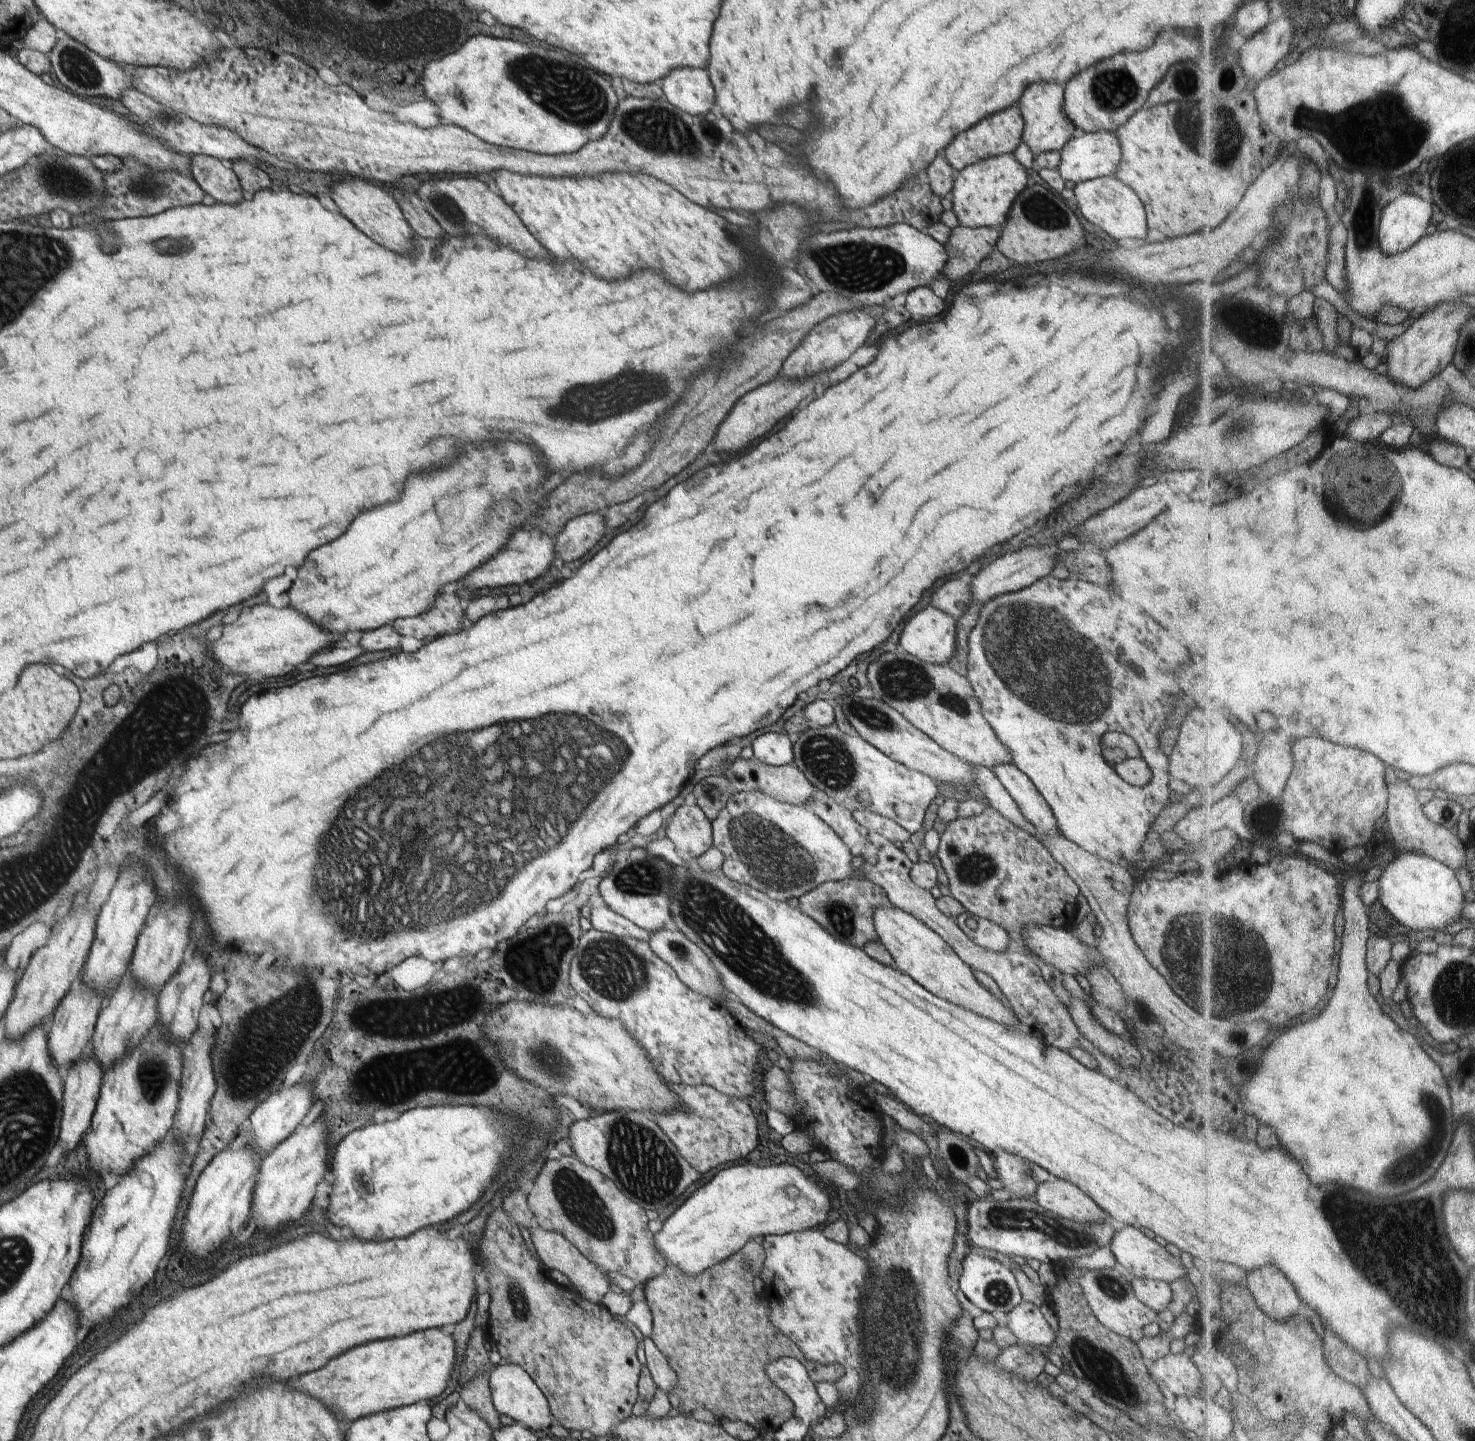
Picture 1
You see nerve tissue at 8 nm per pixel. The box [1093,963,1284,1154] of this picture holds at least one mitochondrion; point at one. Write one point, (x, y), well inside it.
(1143, 1011)

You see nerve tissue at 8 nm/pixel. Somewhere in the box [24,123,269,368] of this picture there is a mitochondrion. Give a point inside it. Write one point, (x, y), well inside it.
(63, 180)

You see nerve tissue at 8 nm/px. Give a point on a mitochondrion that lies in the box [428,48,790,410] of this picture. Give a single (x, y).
(573, 94)

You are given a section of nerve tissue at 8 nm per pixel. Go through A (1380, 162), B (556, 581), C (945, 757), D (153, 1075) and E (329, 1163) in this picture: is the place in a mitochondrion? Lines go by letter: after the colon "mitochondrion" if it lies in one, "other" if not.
A: other
B: other
C: other
D: mitochondrion
E: other

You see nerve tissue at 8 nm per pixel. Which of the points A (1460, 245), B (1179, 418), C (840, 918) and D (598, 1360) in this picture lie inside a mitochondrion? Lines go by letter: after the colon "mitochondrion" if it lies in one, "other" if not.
A: other
B: other
C: mitochondrion
D: other

